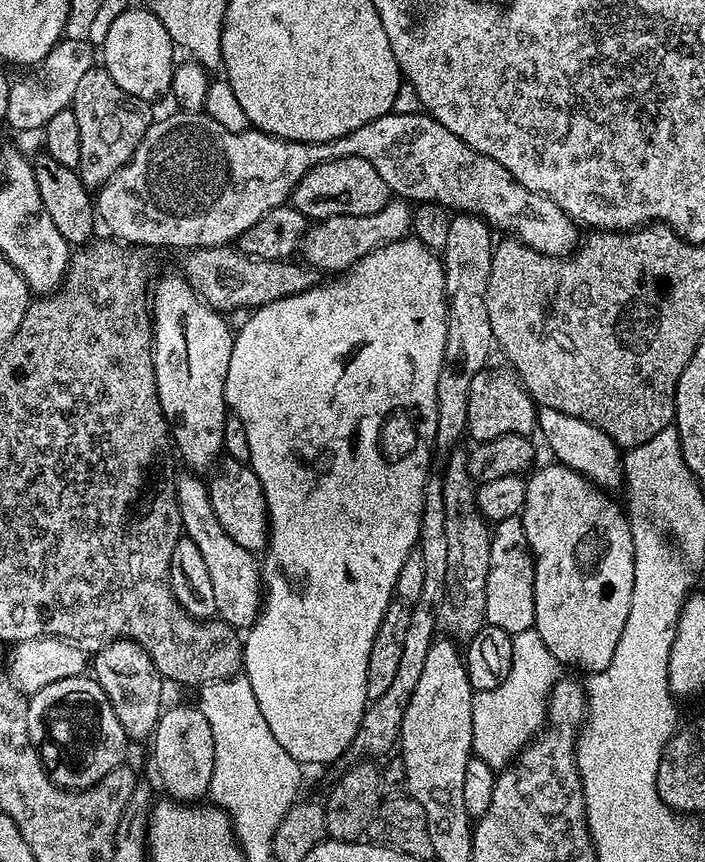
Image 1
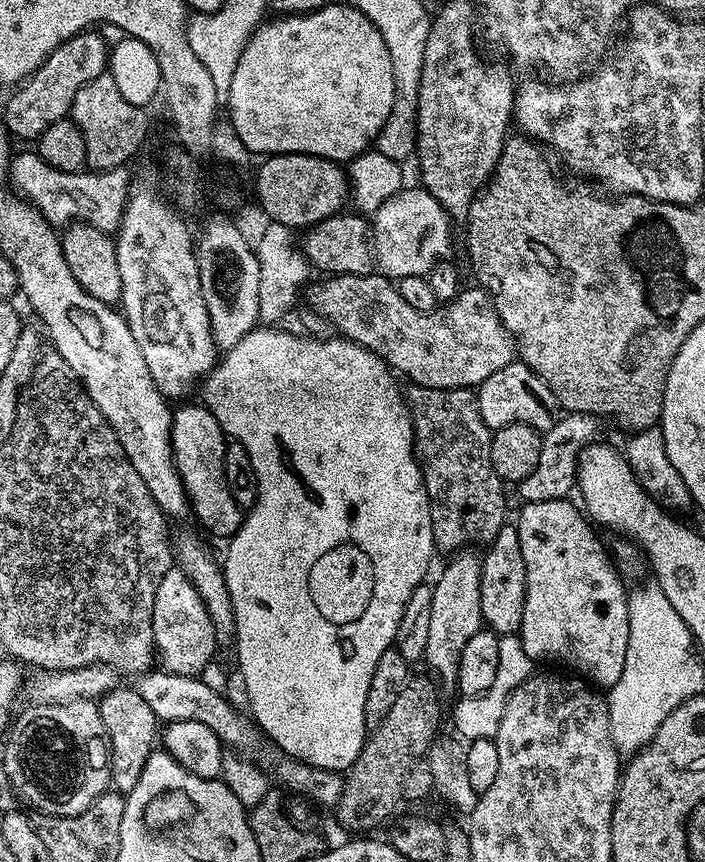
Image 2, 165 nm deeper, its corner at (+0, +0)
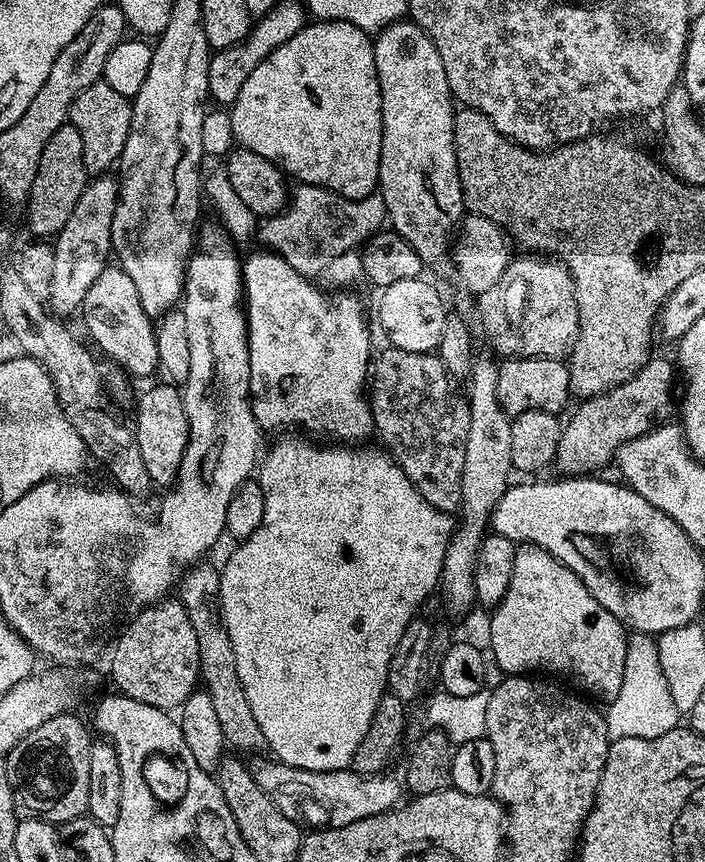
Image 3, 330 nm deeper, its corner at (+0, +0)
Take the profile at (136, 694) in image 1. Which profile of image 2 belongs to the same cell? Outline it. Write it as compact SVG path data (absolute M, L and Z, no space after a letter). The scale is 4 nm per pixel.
M132 686L112 688L105 696L99 697L98 703L102 714L102 726L106 726L110 748L110 784L115 791L126 794L134 790L134 786L138 786L142 766L157 747L158 721L154 710L150 710L150 706L146 704L146 698L142 698L142 694L138 694Z

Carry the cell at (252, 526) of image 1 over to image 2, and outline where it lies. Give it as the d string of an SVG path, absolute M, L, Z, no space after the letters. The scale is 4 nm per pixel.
M181 403L172 413L172 460L176 463L182 486L188 495L191 515L196 515L197 522L205 528L203 531L209 537L212 535L231 538L240 528L242 509L231 497L230 486L226 486L226 437L222 426L218 426L218 418L214 418L214 414L210 414L210 410L205 408L203 403L188 403Z

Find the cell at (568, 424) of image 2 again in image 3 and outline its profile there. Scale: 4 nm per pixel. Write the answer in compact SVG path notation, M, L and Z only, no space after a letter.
M649 358L629 380L597 396L581 399L580 405L571 409L572 417L563 421L558 438L554 461L554 468L560 471L557 473L568 478L595 473L595 468L602 467L607 460L609 463L628 440L652 431L672 400L672 372L674 376L673 361L671 364L656 359Z

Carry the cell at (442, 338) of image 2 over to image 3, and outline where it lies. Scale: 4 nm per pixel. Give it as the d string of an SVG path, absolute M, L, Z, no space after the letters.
M528 255L532 256L524 256L521 260L509 259L508 268L502 274L502 278L498 278L494 286L475 297L476 316L480 319L480 328L484 331L489 346L497 352L497 357L545 356L548 360L564 360L571 353L572 343L580 329L572 276L559 259L543 260L540 257L543 255Z

